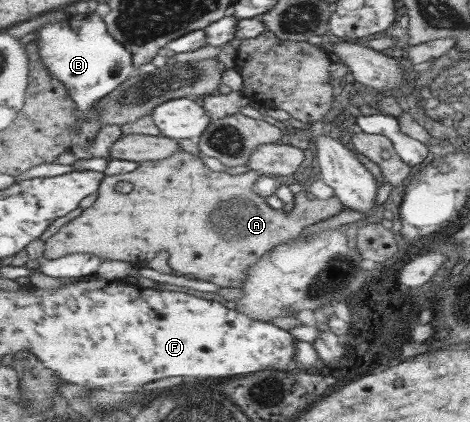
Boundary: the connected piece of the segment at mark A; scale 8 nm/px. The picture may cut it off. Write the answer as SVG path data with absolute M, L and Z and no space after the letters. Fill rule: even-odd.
M186 151L176 152L163 160L143 161L133 172L106 175L92 207L85 209L79 217L62 226L46 241L44 256L47 260L57 260L70 254L91 253L99 255L104 261L133 263L136 269L146 266L159 252L165 250L168 252L168 264L177 274L194 275L195 279L212 282L219 288L242 288L251 266L257 265L277 245L292 242L304 228L346 209L336 195L333 199L310 200L302 193L295 196L292 208L279 211L269 204L265 196L255 192L260 175L251 170L237 175L216 172L203 163L202 157ZM119 182L130 182L132 192L119 194L113 189Z

